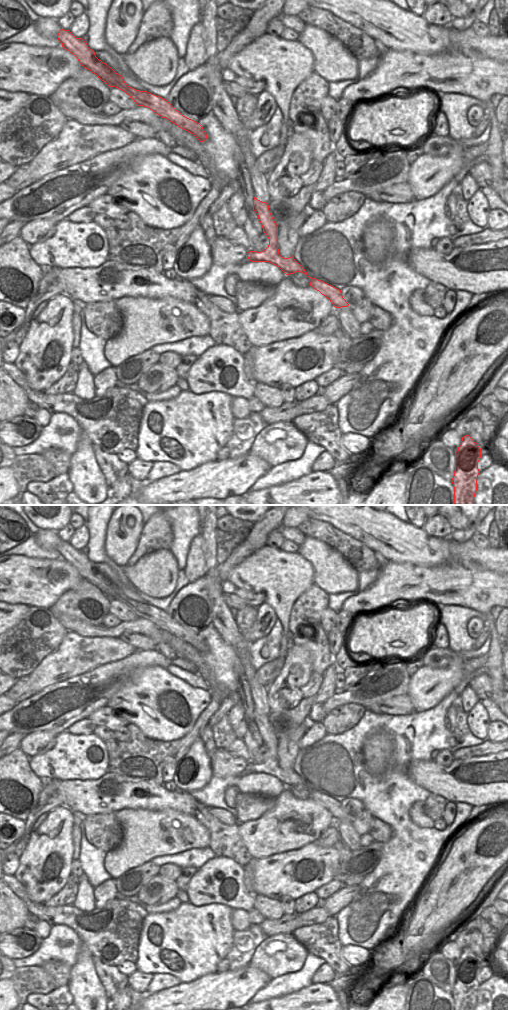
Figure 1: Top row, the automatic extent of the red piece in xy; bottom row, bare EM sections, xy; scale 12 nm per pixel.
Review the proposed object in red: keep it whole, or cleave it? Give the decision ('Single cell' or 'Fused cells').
Single cell

